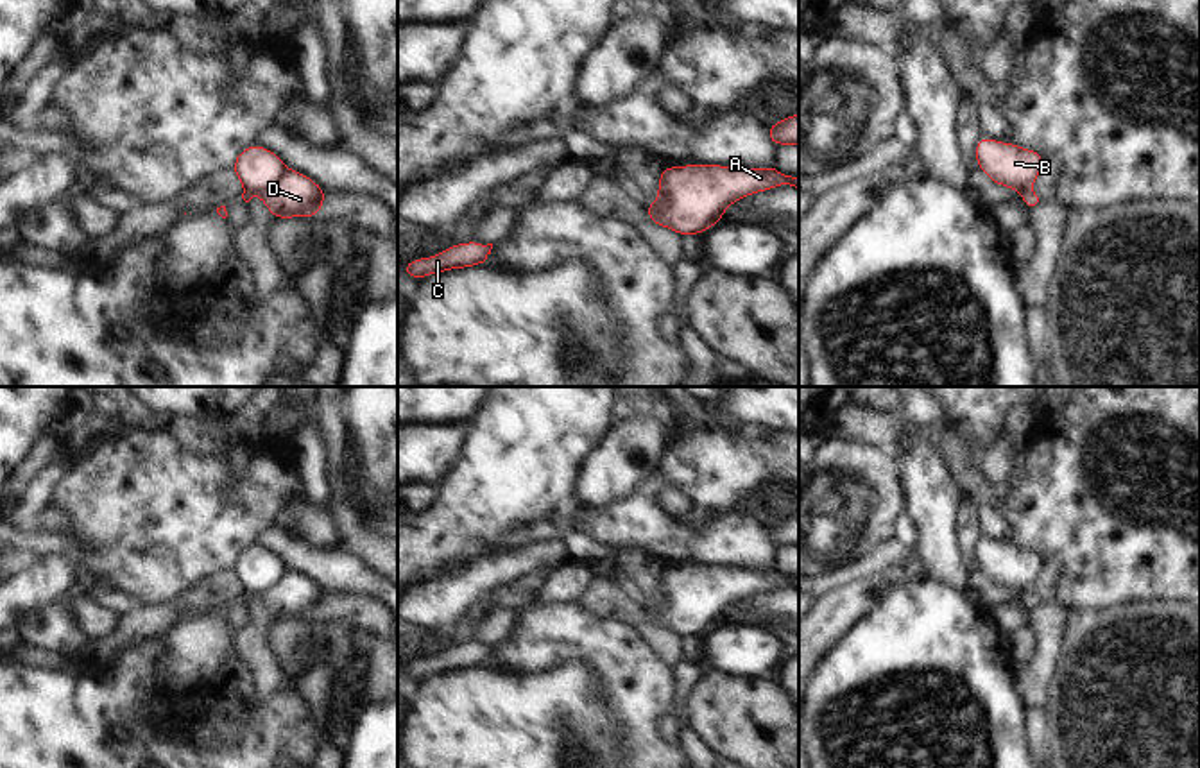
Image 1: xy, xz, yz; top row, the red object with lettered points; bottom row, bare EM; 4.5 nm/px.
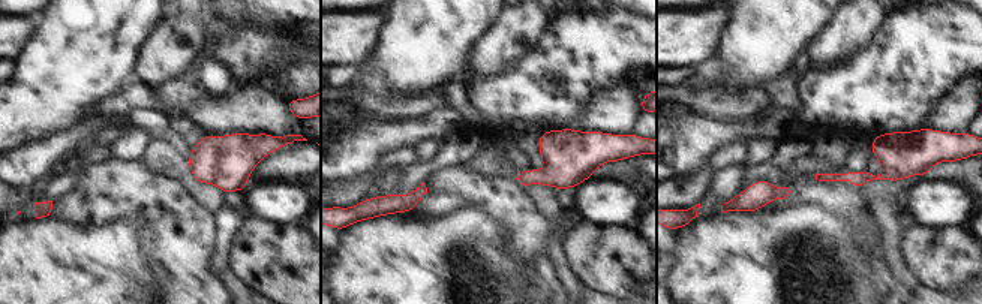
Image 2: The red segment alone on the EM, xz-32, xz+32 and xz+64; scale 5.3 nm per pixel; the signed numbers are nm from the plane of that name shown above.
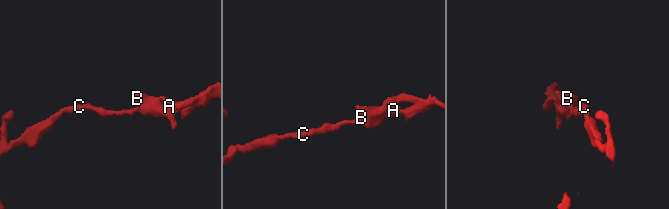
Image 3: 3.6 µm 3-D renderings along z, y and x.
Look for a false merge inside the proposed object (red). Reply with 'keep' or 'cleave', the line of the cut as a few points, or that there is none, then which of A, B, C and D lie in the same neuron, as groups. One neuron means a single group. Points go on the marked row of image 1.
cleave; cut in xz along (660, 181), (667, 199), (667, 208), (660, 221); A C D / B

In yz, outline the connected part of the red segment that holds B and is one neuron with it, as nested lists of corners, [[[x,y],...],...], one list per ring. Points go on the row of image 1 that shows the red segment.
[[[981,136],[974,147],[978,168],[996,184],[1026,192],[1042,172],[1042,154]]]

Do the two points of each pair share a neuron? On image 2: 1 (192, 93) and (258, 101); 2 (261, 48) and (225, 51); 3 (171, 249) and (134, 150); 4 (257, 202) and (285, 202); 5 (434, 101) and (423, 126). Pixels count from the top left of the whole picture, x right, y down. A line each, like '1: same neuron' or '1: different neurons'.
1: different neurons
2: same neuron
3: different neurons
4: same neuron
5: different neurons

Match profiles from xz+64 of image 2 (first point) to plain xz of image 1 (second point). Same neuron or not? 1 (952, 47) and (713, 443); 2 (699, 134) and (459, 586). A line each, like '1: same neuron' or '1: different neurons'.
1: same neuron
2: same neuron

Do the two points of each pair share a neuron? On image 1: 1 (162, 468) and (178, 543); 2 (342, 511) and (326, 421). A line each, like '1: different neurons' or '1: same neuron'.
1: same neuron
2: same neuron

